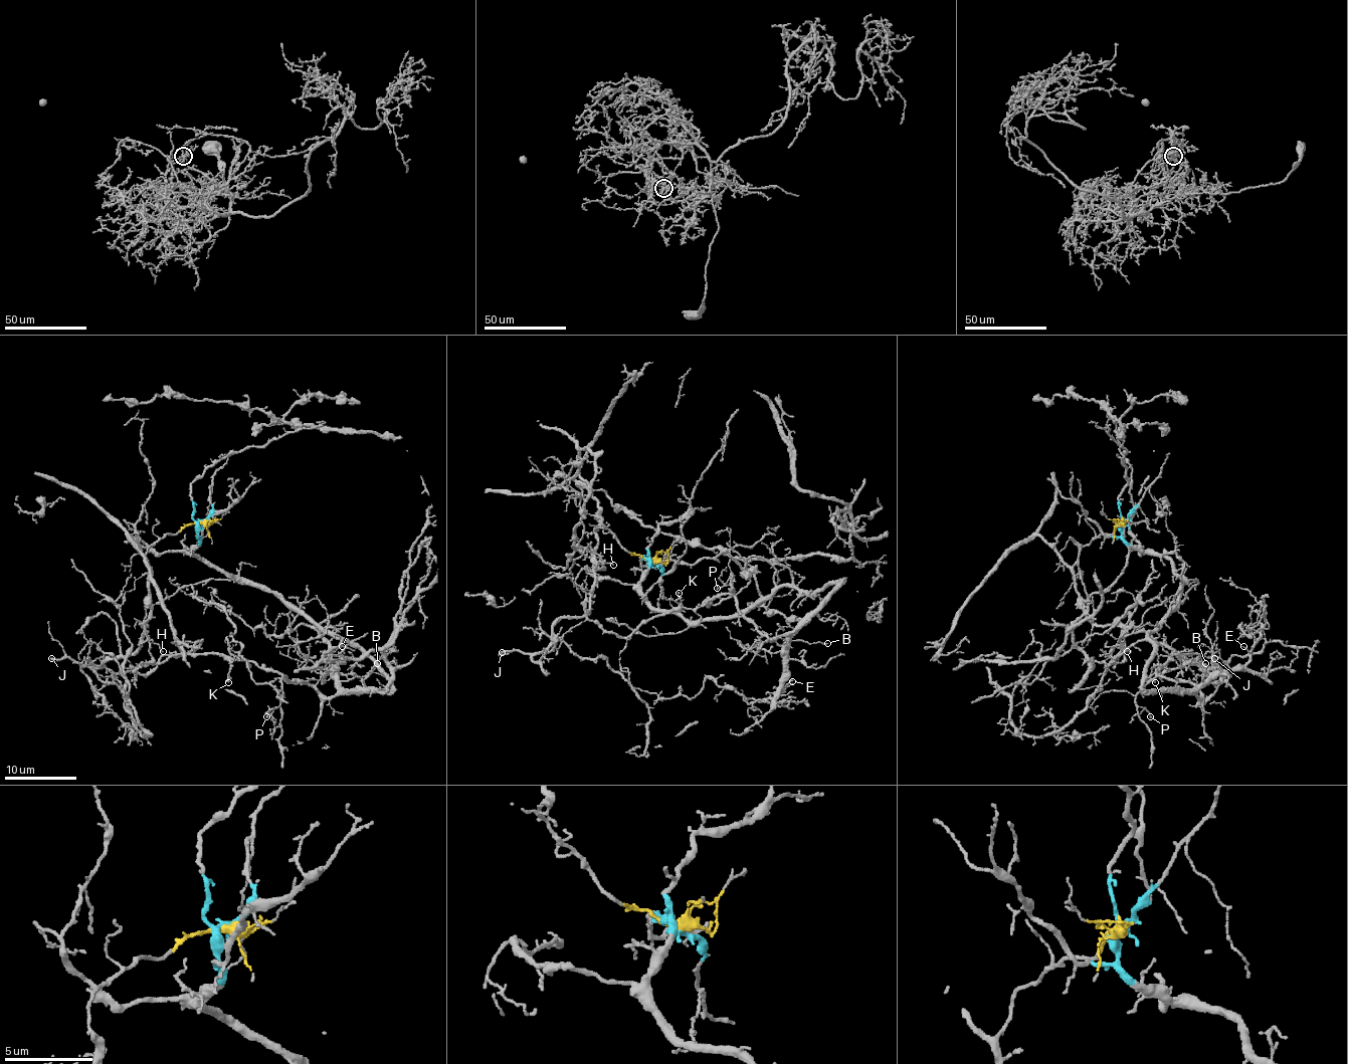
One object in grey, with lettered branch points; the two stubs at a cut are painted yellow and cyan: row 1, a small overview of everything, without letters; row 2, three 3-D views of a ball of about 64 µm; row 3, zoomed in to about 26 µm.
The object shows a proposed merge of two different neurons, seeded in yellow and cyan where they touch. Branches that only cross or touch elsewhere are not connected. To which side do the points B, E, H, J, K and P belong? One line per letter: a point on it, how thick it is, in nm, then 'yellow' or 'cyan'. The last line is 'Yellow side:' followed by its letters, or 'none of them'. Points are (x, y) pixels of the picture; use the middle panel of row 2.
B: (827, 643) | 120 nm | cyan
E: (792, 681) | 120 nm | cyan
H: (613, 565) | 110 nm | yellow
J: (502, 652) | 240 nm | yellow
K: (679, 593) | 120 nm | cyan
P: (717, 588) | 140 nm | cyan
Yellow side: H, J

